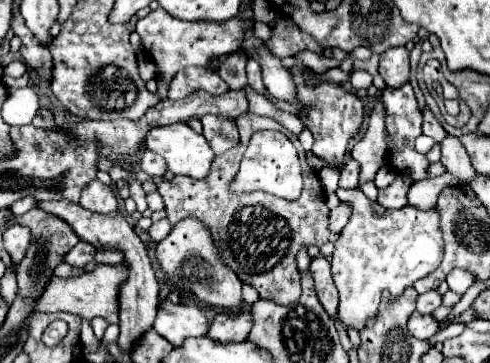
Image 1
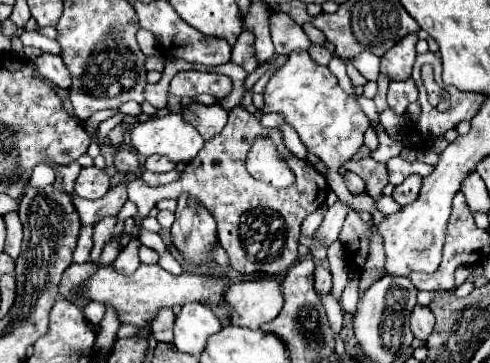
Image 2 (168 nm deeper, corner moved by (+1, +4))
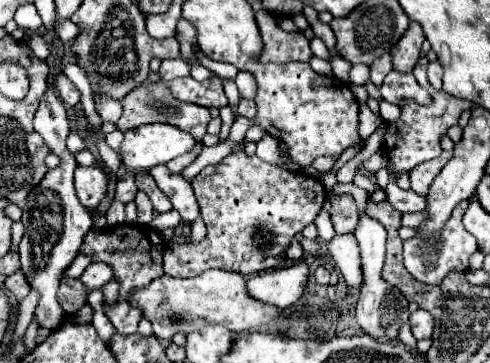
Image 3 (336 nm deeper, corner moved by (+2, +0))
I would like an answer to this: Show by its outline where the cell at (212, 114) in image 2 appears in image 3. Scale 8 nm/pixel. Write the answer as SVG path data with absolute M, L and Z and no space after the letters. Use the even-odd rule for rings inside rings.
M147 82L123 98L123 116L117 122L117 130L127 132L129 128L139 128L143 124L165 122L165 124L171 124L171 126L177 126L177 128L189 132L197 142L201 142L205 136L205 128L207 128L209 120L211 120L211 114L207 108L201 108L197 104L185 104L185 102L171 98L171 92L163 82L159 82L159 84Z

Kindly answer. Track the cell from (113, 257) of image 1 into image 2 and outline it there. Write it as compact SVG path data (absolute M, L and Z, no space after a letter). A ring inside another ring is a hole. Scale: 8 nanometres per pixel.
M104 216L96 226L94 226L94 248L92 248L92 262L100 258L100 252L104 244L110 240L112 228L116 224L116 216Z

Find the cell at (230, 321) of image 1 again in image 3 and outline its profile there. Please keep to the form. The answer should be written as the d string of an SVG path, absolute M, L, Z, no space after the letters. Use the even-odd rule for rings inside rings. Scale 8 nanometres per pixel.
M305 262L293 264L289 268L279 268L273 272L261 272L247 280L247 292L263 304L273 304L275 308L287 310L293 306L309 278L309 266Z

